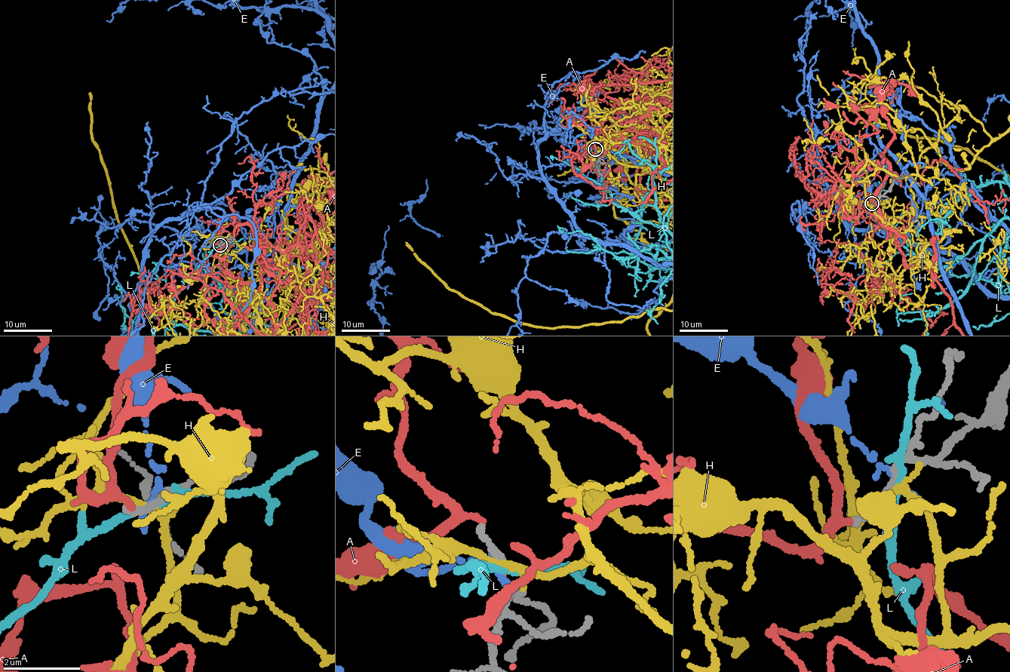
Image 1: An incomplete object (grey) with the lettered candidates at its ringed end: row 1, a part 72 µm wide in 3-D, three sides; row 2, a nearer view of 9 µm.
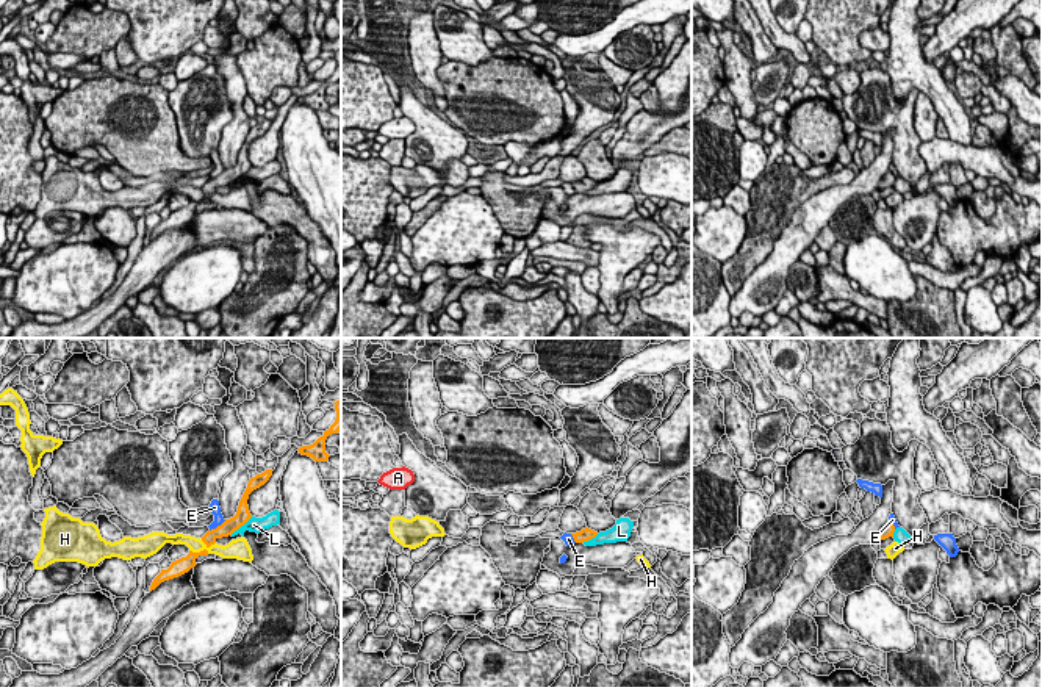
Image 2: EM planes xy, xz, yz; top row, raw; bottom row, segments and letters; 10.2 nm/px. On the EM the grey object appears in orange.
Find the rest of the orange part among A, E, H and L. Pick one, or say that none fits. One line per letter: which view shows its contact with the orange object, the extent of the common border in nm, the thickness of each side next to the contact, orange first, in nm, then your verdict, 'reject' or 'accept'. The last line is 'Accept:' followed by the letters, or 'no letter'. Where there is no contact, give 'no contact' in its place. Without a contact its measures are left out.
A: no contact; accept
E: contact in xy; length 220 nm; calibres 160 and 100 nm; reject
H: contact in xy; length 280 nm; calibres 160 and 160 nm; reject
L: contact in xy; length 300 nm; calibres 160 and 160 nm; reject
Accept: A

